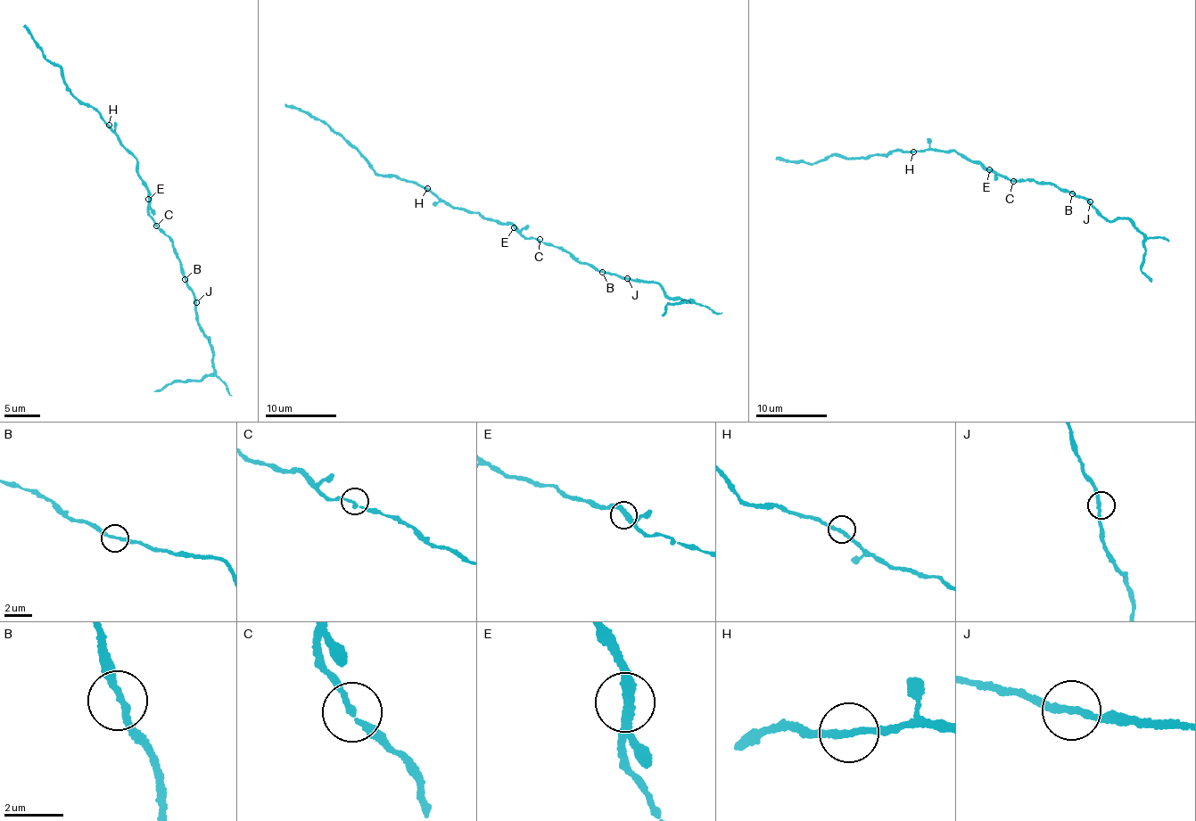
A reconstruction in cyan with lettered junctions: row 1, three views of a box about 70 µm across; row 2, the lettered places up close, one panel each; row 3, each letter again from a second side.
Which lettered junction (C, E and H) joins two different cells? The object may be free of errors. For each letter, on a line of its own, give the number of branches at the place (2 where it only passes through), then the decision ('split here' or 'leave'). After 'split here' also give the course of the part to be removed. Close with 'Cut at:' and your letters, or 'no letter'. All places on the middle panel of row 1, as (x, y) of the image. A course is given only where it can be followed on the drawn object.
C: branches 2; leave
E: branches 2; leave
H: branches 2; leave
Cut at: no letter

